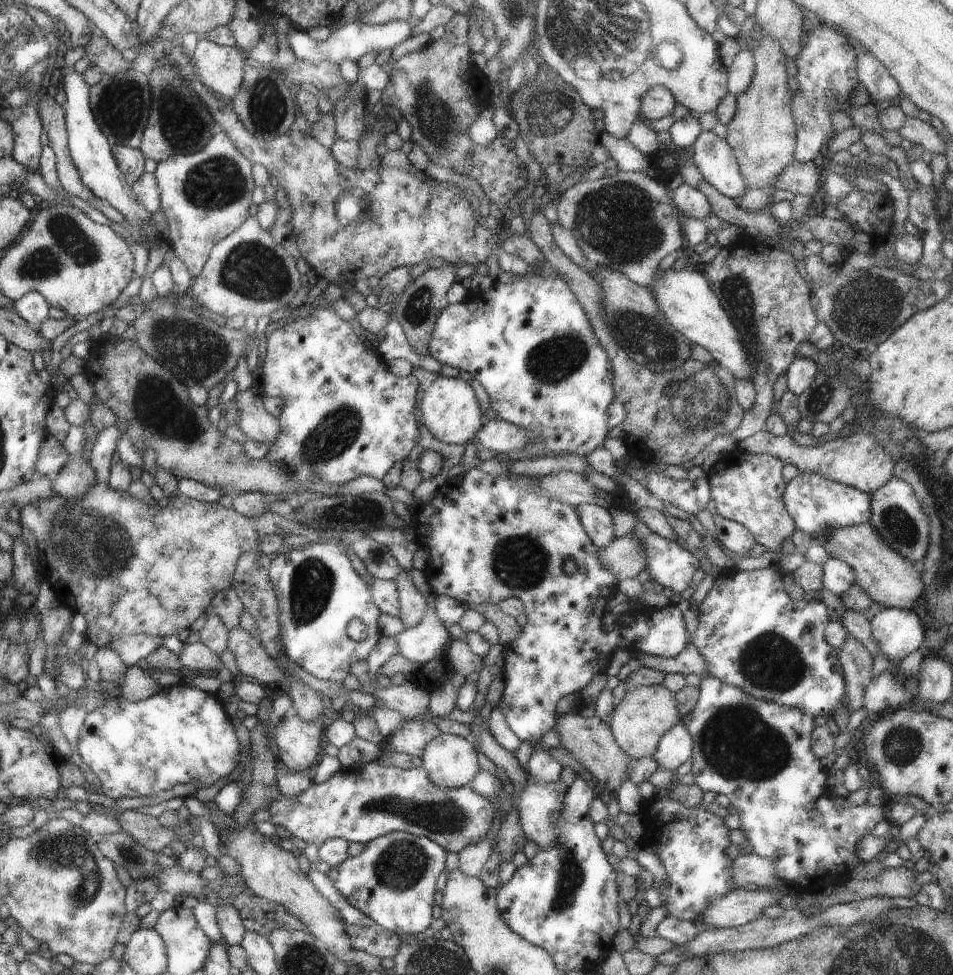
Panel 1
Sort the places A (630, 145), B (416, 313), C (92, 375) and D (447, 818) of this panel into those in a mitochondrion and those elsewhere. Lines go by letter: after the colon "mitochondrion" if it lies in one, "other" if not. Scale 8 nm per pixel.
A: other
B: mitochondrion
C: other
D: mitochondrion

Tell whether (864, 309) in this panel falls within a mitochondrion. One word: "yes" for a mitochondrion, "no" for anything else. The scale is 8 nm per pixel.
yes

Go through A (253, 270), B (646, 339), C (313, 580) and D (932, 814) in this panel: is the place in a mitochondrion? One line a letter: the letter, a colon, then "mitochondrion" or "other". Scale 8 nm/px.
A: mitochondrion
B: mitochondrion
C: mitochondrion
D: other

